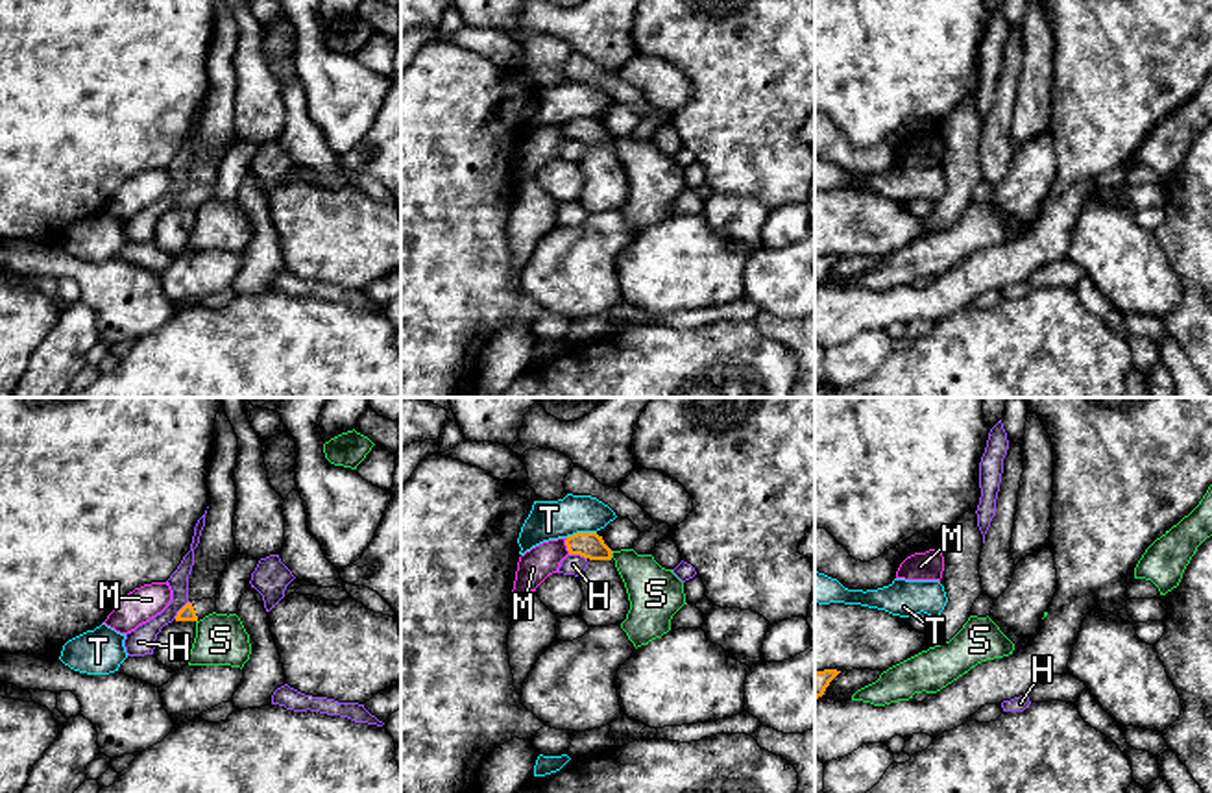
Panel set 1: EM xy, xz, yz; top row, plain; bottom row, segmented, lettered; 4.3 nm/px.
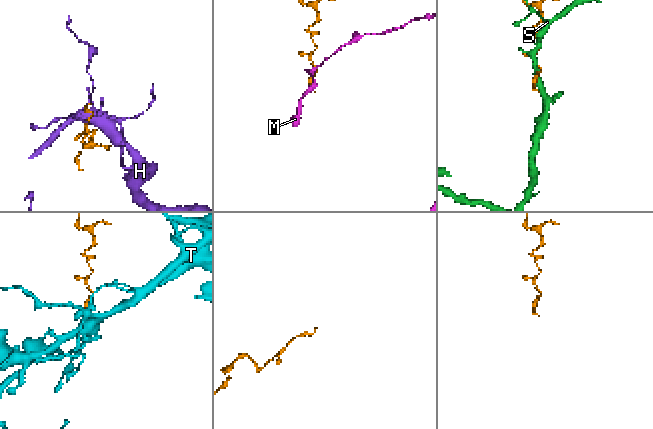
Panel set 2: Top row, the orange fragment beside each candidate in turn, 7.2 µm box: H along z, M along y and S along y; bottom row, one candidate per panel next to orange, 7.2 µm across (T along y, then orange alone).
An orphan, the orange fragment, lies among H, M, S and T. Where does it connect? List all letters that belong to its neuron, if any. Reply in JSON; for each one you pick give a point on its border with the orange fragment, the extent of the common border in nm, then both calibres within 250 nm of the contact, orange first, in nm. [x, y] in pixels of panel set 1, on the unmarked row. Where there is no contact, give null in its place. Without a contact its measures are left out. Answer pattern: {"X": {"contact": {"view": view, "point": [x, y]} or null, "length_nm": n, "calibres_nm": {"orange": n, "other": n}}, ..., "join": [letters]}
{"join": []}

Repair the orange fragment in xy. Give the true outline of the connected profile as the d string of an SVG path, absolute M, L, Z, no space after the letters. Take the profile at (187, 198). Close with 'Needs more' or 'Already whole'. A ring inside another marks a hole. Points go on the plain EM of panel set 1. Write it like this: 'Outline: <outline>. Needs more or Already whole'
Outline: M216 183L190 187L176 201L176 207L200 207L216 196Z. Needs more

